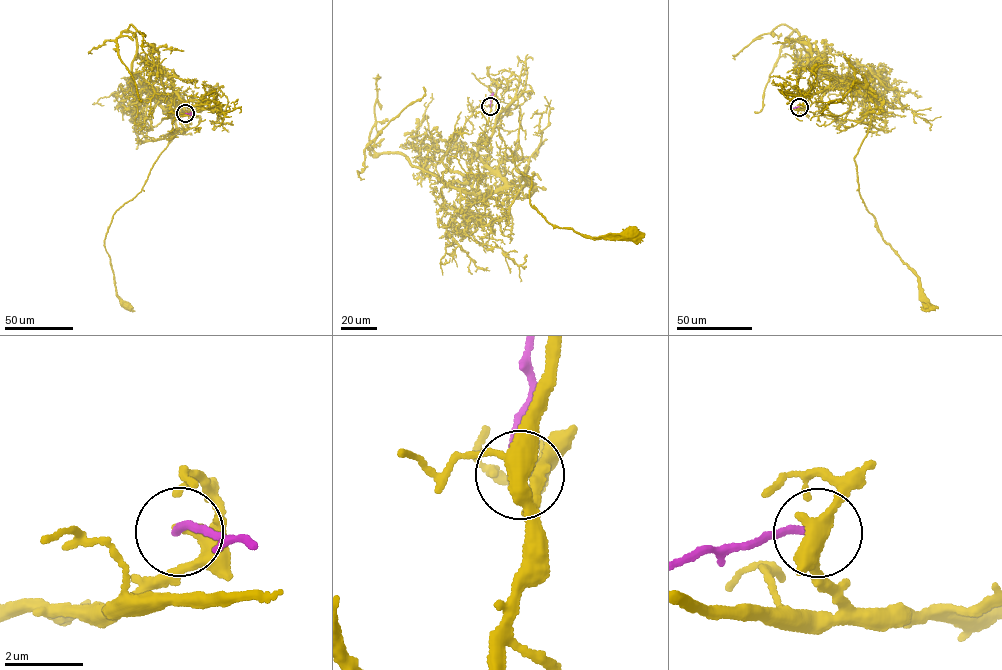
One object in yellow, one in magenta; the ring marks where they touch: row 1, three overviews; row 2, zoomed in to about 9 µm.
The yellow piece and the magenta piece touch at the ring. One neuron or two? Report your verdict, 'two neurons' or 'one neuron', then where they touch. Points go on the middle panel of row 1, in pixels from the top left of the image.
two neurons | (490, 106)

